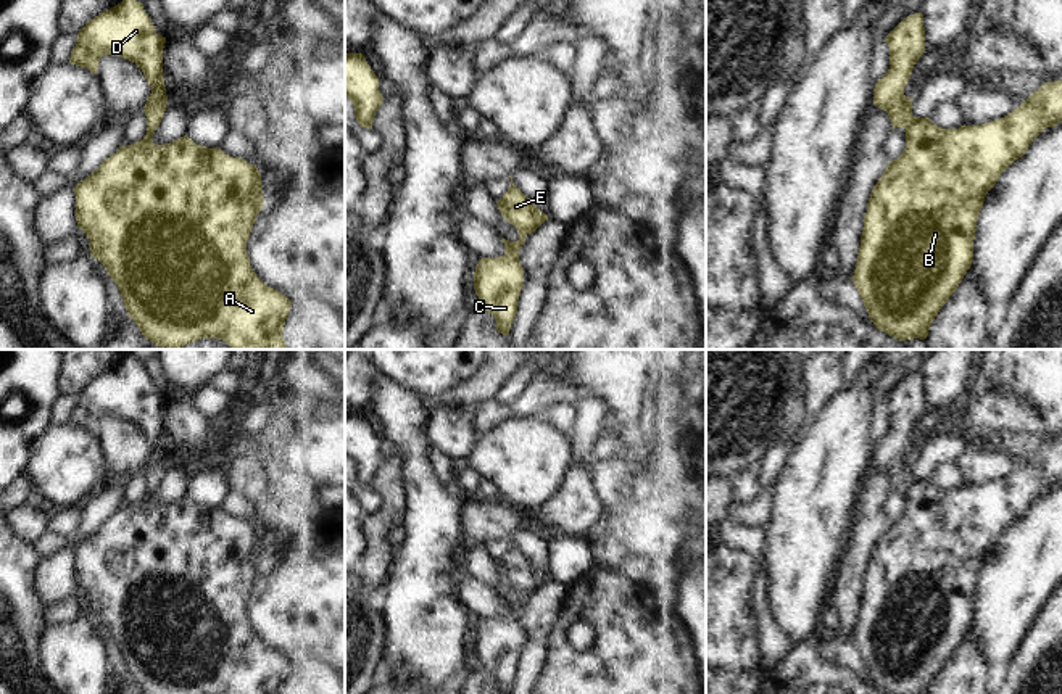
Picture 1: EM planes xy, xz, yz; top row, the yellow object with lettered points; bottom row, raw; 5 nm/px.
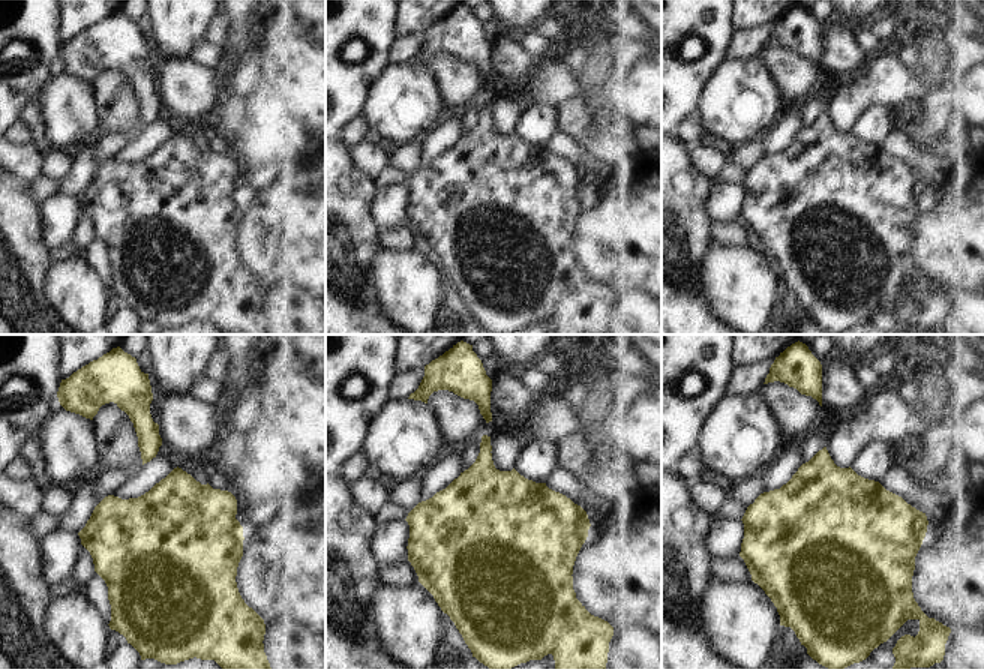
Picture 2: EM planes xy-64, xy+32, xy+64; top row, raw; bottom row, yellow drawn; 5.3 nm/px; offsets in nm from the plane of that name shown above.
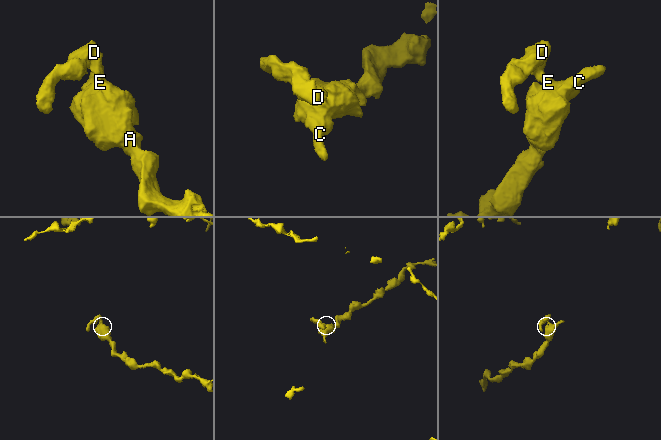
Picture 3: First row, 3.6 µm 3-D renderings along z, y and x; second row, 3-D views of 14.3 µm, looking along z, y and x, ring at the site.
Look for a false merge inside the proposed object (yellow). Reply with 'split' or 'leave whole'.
leave whole

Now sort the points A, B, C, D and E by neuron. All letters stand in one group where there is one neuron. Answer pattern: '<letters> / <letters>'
A B C D E

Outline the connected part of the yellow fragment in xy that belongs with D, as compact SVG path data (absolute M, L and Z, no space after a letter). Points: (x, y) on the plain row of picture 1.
M131 354L116 367L100 374L93 380L90 380L77 395L77 404L71 412L69 423L87 428L90 433L97 435L98 423L102 417L116 415L124 420L129 420L142 430L148 446L153 449L147 464L143 467L147 477L147 496L134 504L119 507L116 514L106 518L97 531L93 531L89 538L81 541L73 551L76 556L76 581L77 589L82 589L85 597L89 599L90 615L98 620L111 641L118 646L121 652L126 671L129 678L139 686L142 694L284 694L285 680L290 673L292 662L282 655L280 652L268 647L251 630L250 618L247 613L247 602L250 599L250 593L256 581L258 573L263 570L263 547L261 547L261 535L256 527L247 523L242 518L232 518L226 515L221 509L208 509L203 506L197 506L187 496L169 502L166 506L156 506L151 498L158 490L163 475L166 472L168 456L163 438L163 409L166 404L166 398L158 396L156 390L143 370L143 364L134 361Z

